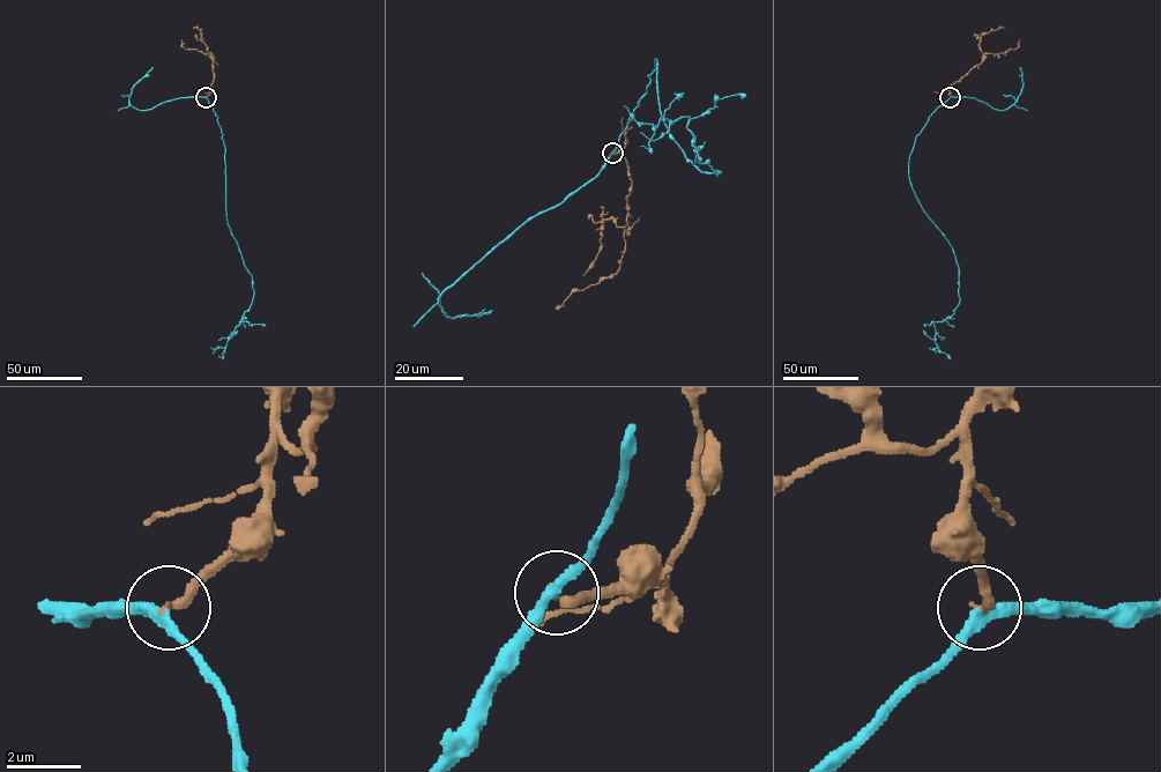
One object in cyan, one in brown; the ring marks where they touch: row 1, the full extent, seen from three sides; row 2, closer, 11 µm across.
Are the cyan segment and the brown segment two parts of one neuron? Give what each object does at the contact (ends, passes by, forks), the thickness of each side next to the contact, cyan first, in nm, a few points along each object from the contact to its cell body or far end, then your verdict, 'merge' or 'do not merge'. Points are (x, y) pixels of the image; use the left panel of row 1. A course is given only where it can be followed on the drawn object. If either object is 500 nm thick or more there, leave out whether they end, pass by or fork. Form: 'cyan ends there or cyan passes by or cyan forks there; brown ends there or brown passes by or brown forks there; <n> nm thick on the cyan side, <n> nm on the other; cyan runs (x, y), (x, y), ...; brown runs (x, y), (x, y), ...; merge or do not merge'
cyan passes by; brown ends there; 280 nm thick on the cyan side, 260 nm on the other; cyan runs (206, 96), (223, 134), (227, 220), (252, 277), (254, 294), (250, 307), (229, 336), (223, 356), (218, 356); brown runs (206, 96), (214, 78), (211, 53), (185, 49), (181, 39); merge

